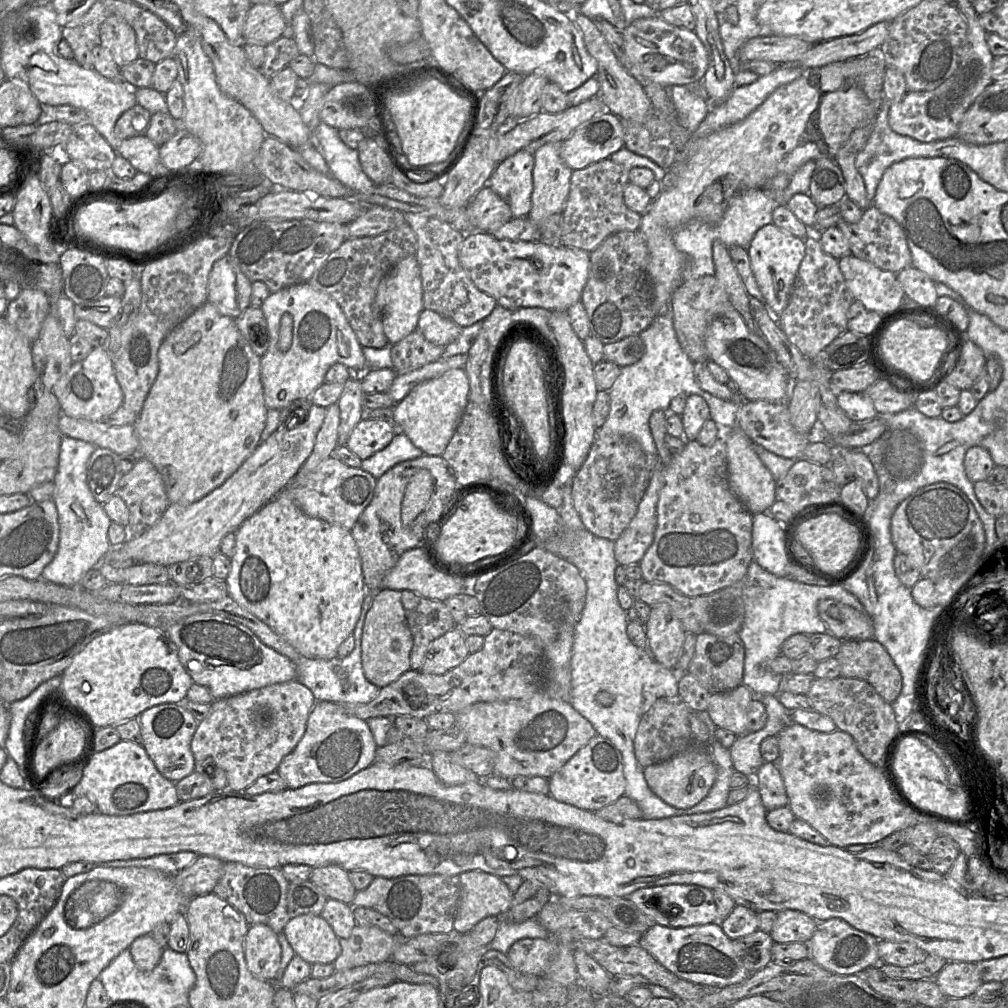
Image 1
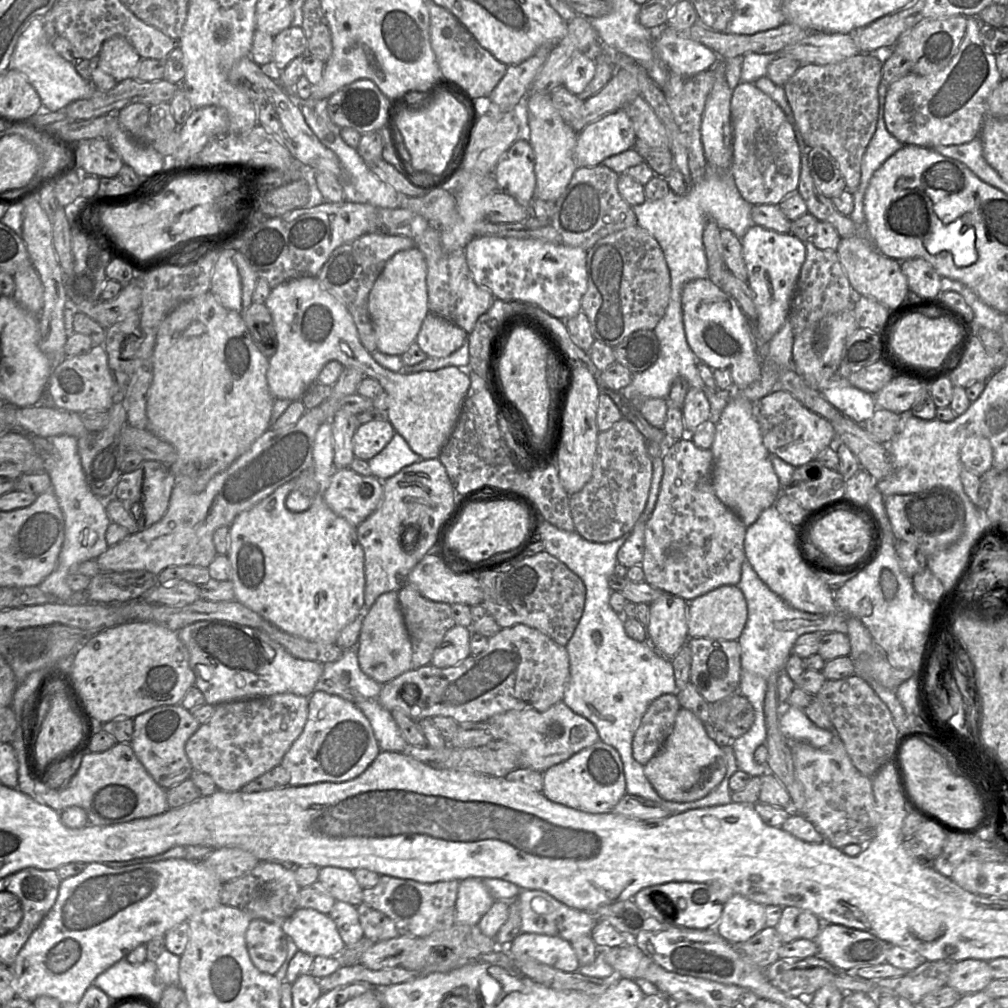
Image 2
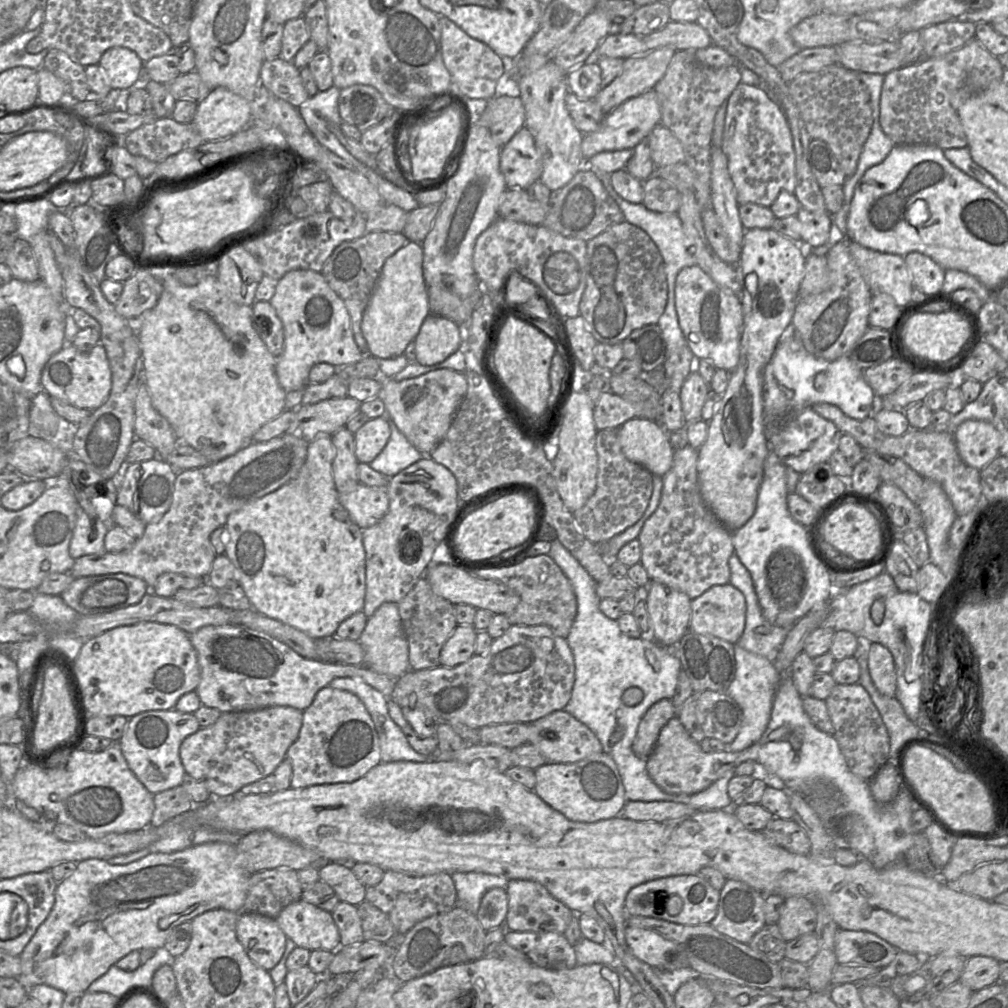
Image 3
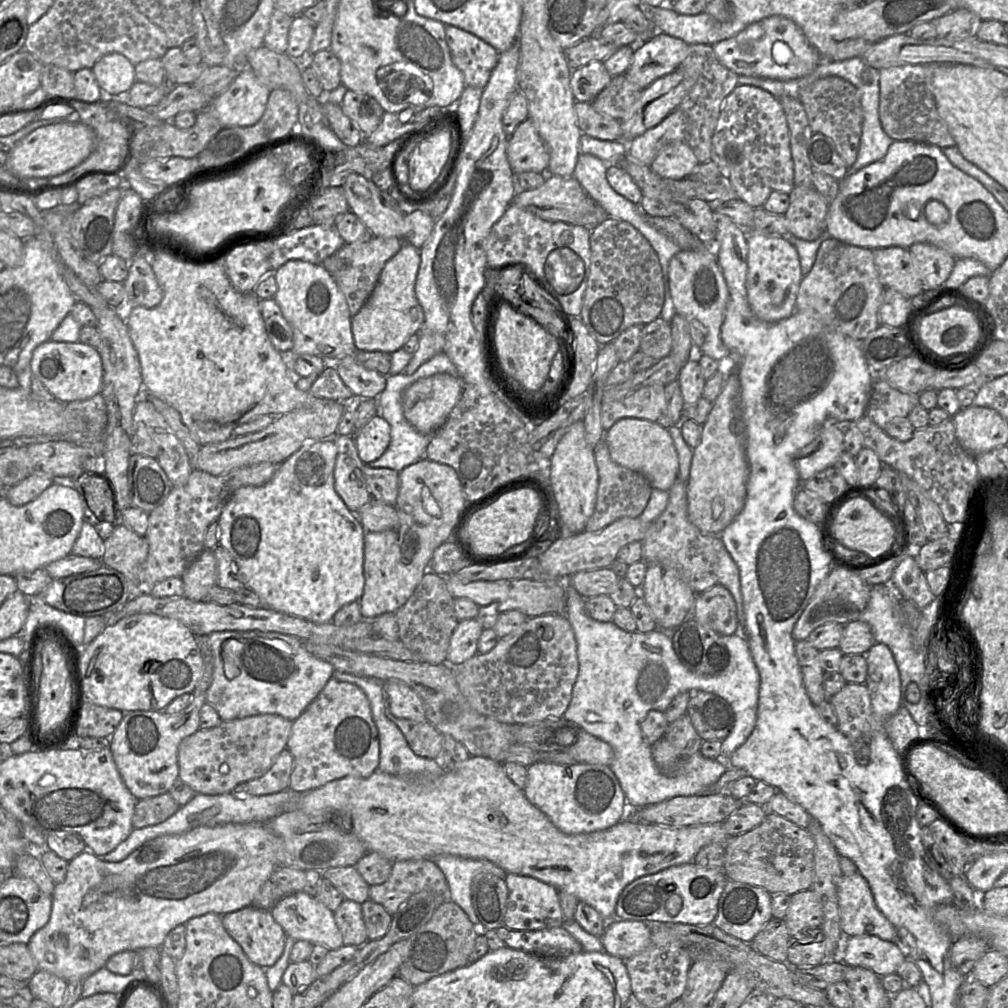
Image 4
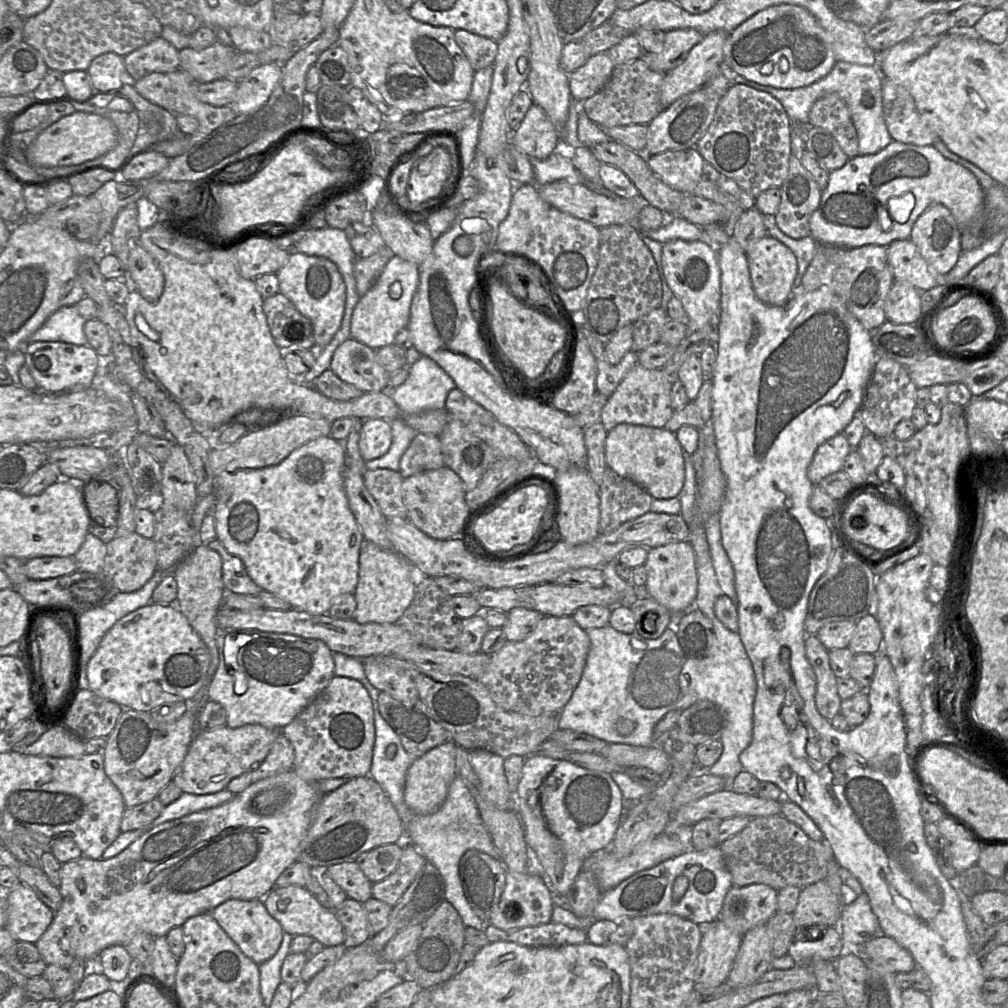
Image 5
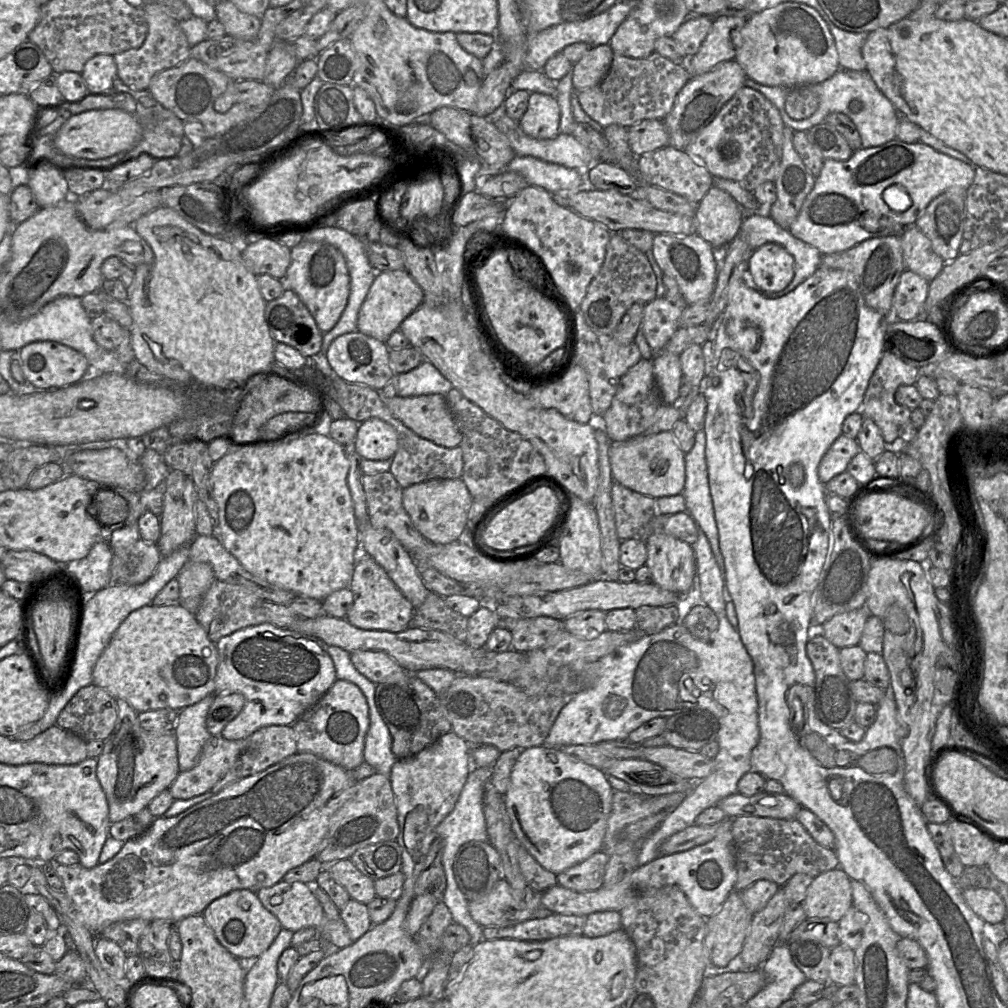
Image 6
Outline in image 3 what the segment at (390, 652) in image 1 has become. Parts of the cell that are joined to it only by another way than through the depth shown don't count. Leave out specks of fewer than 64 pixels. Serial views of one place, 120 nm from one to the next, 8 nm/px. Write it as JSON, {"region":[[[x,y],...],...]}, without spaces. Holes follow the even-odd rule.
{"region":[[[385,602],[381,604],[367,619],[366,626],[358,641],[364,651],[363,665],[374,672],[396,680],[410,670],[408,642],[397,603]]]}

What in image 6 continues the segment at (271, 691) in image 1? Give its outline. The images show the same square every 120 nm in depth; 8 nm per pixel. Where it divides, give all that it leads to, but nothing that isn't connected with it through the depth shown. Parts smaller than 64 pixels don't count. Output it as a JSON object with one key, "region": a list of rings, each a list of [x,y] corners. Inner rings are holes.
{"region":[[[221,735],[210,736],[205,742],[197,764],[190,770],[182,771],[168,788],[174,800],[187,800],[211,790],[236,762],[243,749],[243,739],[226,740]]]}

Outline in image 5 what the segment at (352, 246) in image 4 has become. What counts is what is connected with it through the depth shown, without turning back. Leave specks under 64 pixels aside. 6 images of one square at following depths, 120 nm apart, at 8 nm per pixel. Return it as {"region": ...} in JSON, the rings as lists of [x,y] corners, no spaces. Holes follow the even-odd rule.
{"region":[[[386,245],[368,258],[356,258],[355,256],[354,276],[360,297],[372,288],[393,256],[394,253]]]}

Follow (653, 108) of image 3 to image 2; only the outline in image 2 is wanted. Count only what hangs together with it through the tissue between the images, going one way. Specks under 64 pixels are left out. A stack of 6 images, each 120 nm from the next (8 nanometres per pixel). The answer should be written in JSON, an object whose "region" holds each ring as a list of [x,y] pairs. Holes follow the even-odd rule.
{"region":[[[624,109],[609,113],[577,133],[574,149],[578,167],[593,167],[634,147],[636,134]]]}

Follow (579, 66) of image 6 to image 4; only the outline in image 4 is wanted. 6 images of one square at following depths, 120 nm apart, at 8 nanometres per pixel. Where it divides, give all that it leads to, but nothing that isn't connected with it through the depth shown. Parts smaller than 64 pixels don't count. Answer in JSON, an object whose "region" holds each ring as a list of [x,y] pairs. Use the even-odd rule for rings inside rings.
{"region":[[[592,61],[585,66],[573,69],[570,88],[575,102],[591,103],[612,78],[602,61]]]}

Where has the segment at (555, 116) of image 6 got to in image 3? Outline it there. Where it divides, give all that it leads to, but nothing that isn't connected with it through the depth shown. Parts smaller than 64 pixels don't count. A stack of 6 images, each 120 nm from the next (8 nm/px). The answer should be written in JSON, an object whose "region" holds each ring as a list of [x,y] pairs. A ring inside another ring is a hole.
{"region":[[[527,127],[520,128],[501,148],[500,171],[507,188],[526,190],[542,173],[542,160]]]}

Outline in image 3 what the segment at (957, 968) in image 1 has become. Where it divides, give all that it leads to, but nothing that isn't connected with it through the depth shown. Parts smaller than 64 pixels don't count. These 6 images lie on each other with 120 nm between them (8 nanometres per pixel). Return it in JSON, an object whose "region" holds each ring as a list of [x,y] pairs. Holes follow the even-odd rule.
{"region":[[[972,956],[966,960],[959,979],[973,992],[999,982],[1000,962],[987,956]]]}

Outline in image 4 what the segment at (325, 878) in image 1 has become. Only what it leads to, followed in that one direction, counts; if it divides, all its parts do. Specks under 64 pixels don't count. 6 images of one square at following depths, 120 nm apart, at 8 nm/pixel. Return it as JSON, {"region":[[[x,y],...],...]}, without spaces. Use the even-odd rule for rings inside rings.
{"region":[[[354,866],[328,868],[322,872],[322,877],[329,880],[347,900],[354,901],[361,905],[370,899],[370,886],[366,883]]]}

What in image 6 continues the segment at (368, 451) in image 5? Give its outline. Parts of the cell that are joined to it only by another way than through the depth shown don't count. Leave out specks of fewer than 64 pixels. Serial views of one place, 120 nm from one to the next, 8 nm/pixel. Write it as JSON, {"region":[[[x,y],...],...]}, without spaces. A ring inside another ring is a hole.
{"region":[[[371,418],[359,423],[354,443],[363,459],[388,460],[398,450],[398,435],[392,425],[379,418]]]}

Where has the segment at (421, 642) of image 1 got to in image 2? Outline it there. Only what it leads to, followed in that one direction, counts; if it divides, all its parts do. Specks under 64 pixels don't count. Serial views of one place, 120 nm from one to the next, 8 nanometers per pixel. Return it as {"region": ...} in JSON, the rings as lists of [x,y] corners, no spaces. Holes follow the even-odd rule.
{"region":[[[407,583],[398,591],[398,601],[411,641],[412,669],[418,669],[431,663],[434,650],[447,631],[456,625],[452,616],[451,605],[431,601],[425,598],[411,584]]]}

